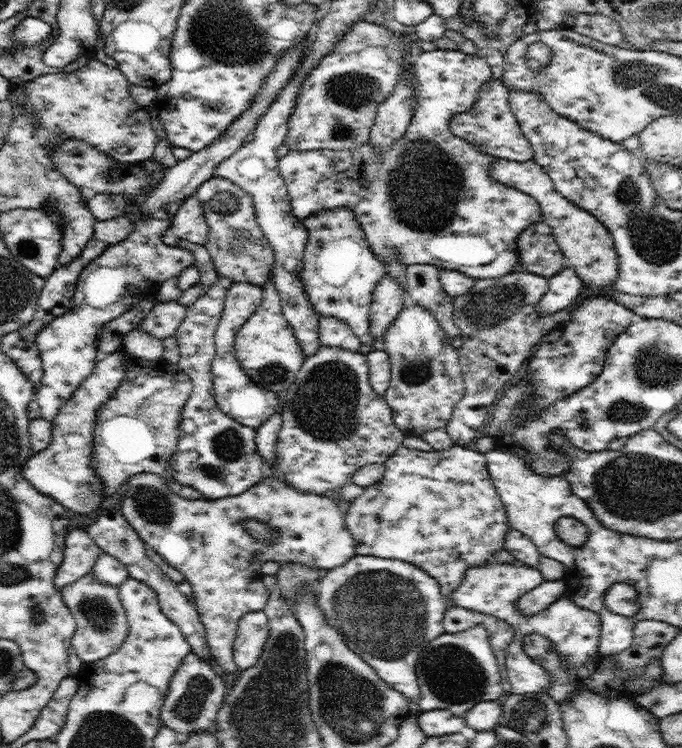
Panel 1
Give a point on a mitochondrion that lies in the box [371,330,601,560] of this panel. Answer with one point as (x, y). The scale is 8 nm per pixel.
(415, 370)

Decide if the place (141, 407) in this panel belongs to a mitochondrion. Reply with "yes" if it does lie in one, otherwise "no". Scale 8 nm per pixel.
yes

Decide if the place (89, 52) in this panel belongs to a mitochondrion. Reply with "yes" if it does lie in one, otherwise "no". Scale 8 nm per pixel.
no

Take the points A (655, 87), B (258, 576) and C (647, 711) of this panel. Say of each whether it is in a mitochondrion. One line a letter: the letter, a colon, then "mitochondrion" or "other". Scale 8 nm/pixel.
A: mitochondrion
B: other
C: other

